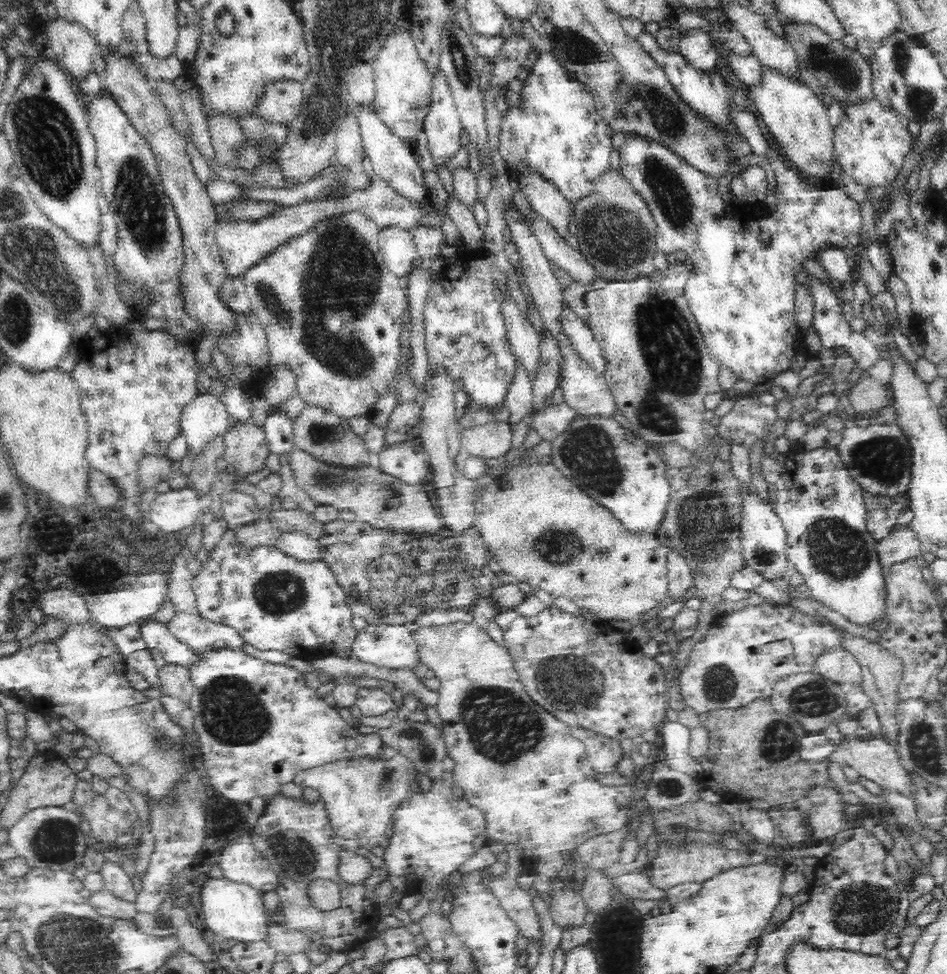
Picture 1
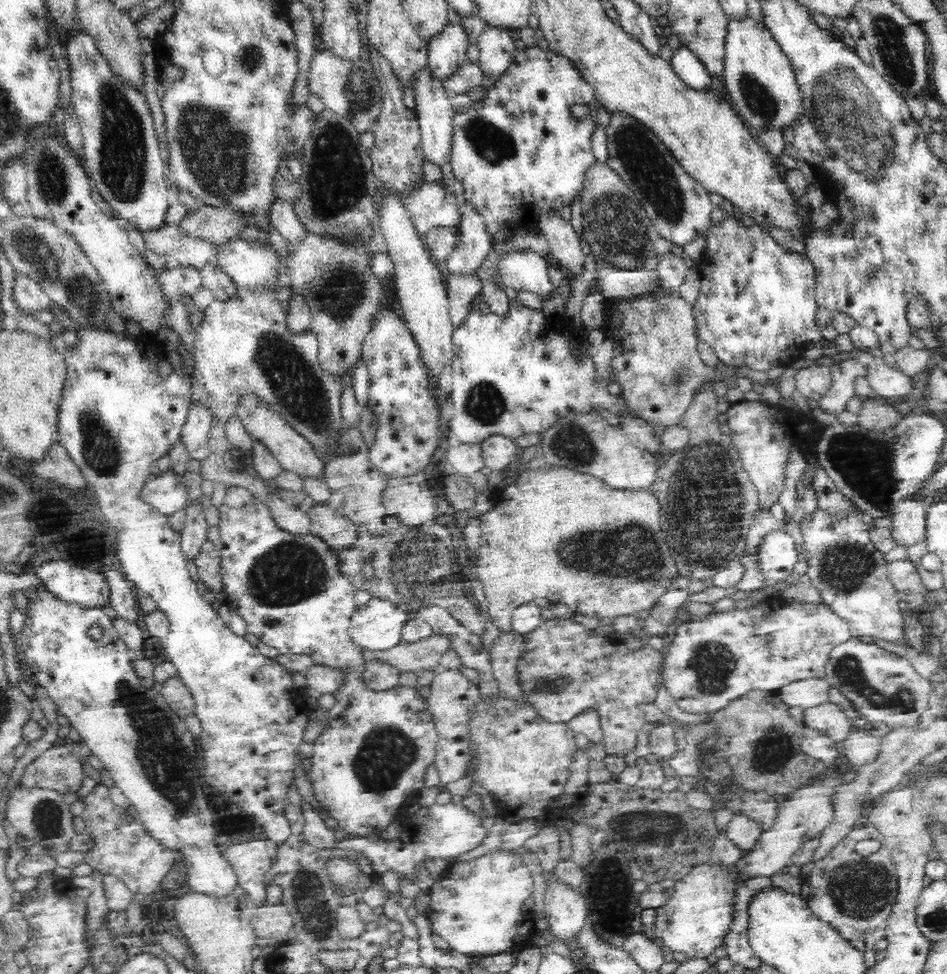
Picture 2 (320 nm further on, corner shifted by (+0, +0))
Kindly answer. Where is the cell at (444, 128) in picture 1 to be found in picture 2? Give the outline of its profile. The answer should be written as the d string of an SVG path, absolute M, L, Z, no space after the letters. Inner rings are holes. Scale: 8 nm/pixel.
M449 23L440 34L428 41L428 71L445 90L445 83L449 78L454 77L454 74L470 61L470 45L470 35L462 24L456 23Z

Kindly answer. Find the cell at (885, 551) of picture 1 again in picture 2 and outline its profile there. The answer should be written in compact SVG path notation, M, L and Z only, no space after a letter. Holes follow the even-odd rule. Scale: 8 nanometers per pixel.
M918 492L906 498L896 509L896 514L891 516L892 539L898 546L914 546L925 540L928 504L918 498Z

